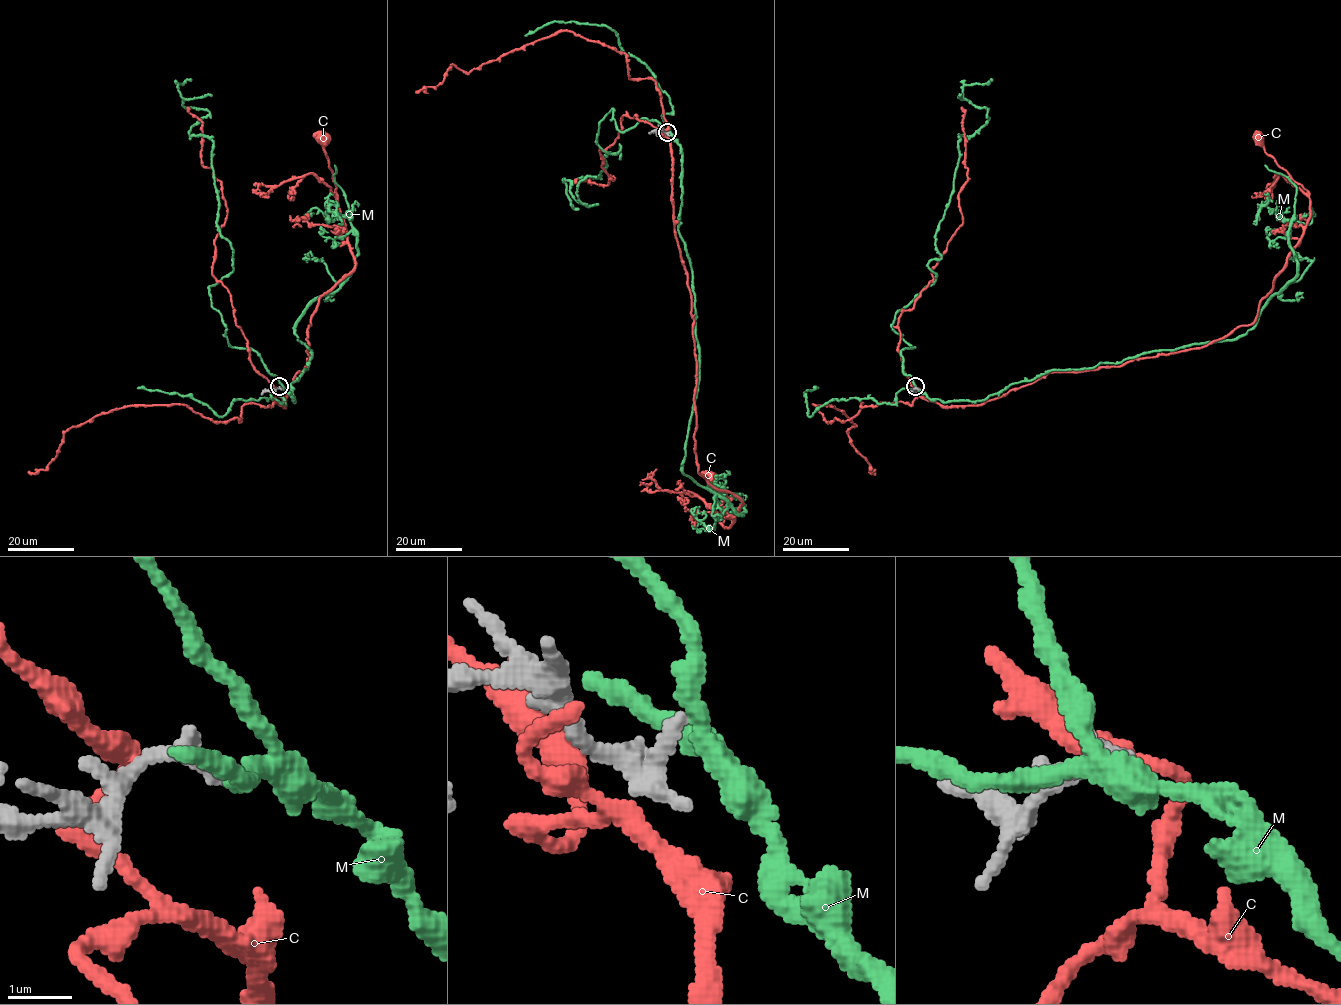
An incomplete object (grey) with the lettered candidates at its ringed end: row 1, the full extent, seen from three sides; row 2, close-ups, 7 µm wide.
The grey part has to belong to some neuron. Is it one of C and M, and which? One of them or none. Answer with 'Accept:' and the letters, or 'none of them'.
Accept: none of them

